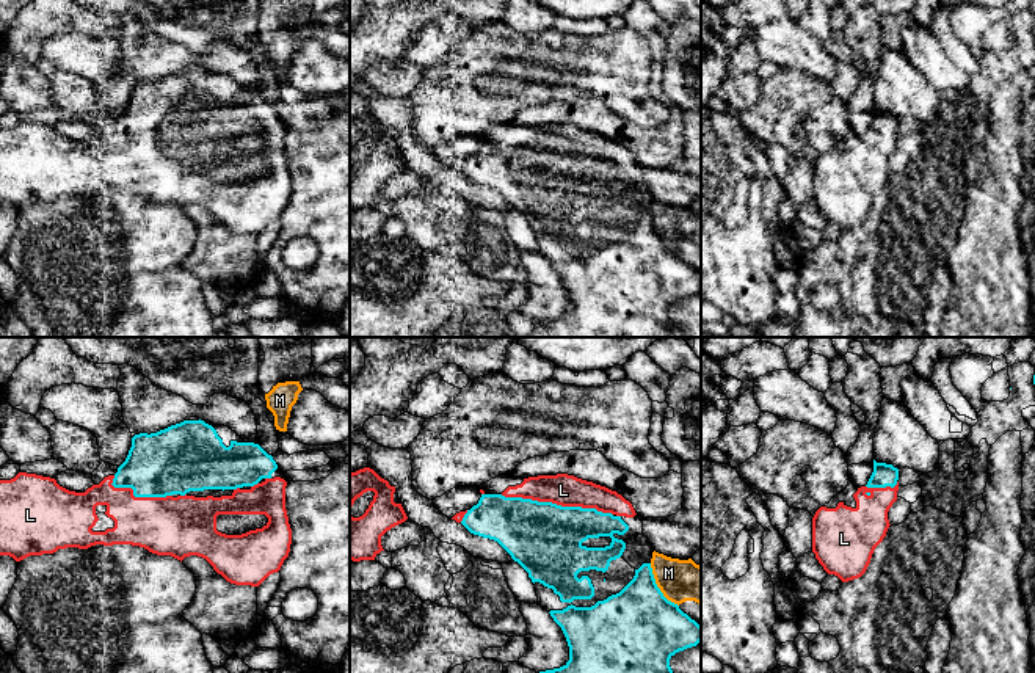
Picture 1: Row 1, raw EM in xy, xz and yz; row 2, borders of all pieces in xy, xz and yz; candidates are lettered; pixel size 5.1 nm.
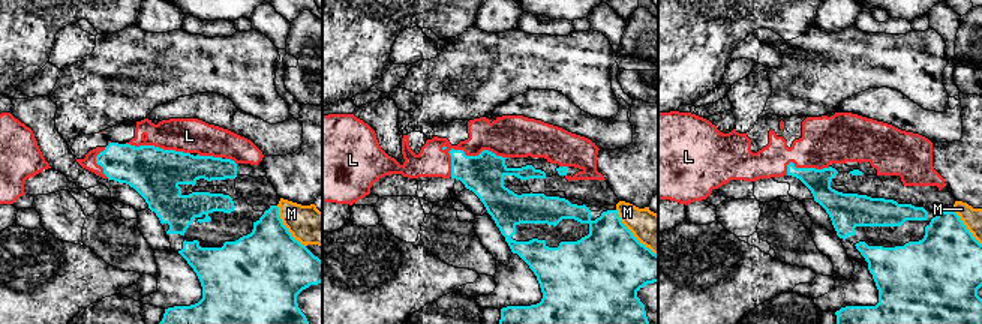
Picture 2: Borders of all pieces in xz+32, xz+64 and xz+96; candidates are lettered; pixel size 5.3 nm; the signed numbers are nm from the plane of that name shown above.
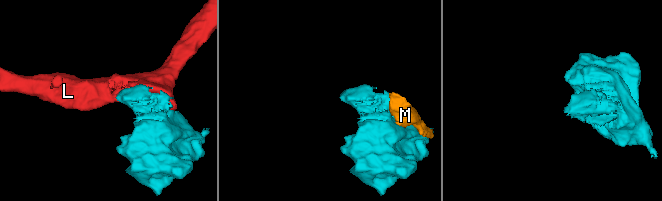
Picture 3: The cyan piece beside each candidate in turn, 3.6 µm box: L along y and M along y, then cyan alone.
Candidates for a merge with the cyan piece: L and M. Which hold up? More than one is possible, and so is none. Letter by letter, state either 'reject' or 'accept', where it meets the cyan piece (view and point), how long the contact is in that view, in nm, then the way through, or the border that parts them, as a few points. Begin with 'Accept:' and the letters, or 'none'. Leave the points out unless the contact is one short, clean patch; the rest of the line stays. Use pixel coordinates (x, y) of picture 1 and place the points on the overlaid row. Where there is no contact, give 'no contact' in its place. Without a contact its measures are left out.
Accept: L
L: accept; contact xz (555, 504); length 600 nm
M: reject; contact xz (657, 587); length 260 nm

